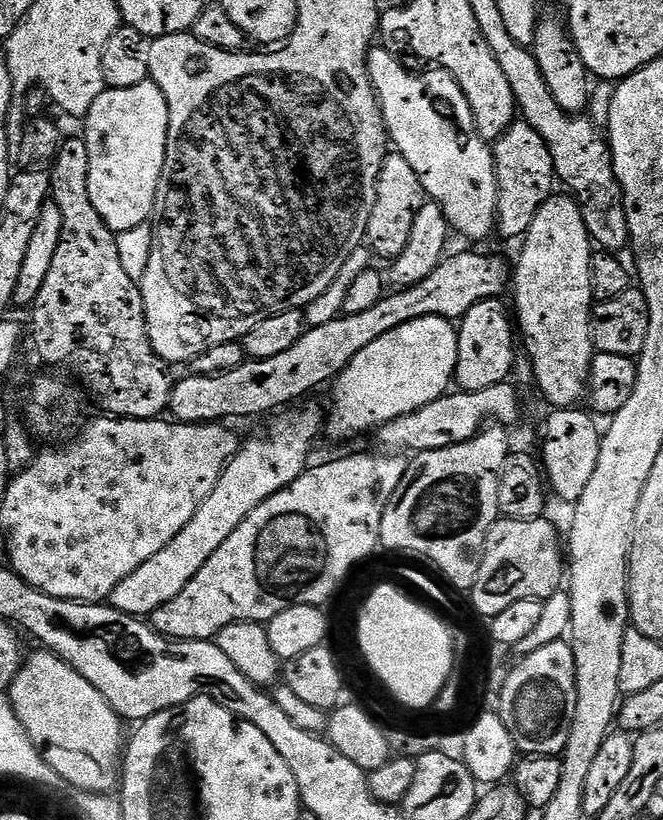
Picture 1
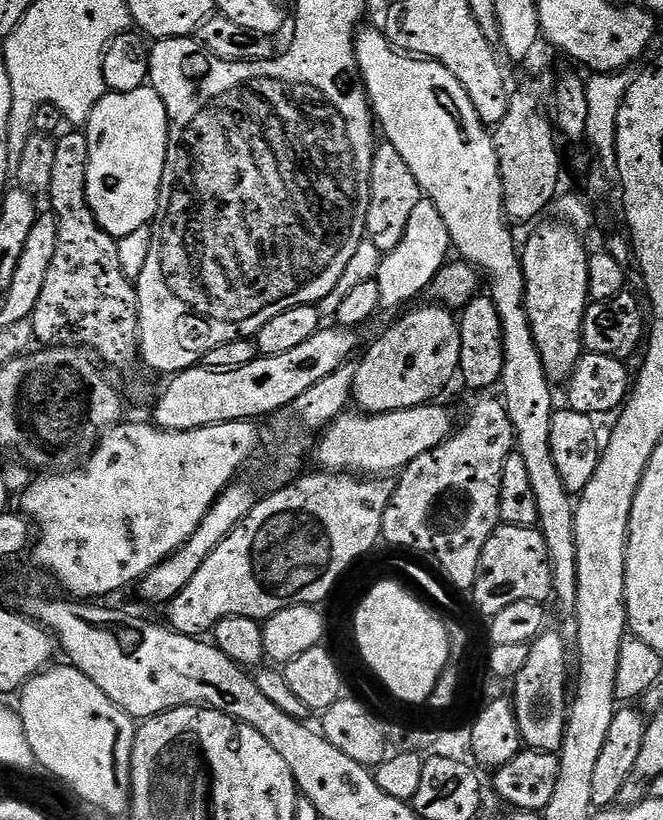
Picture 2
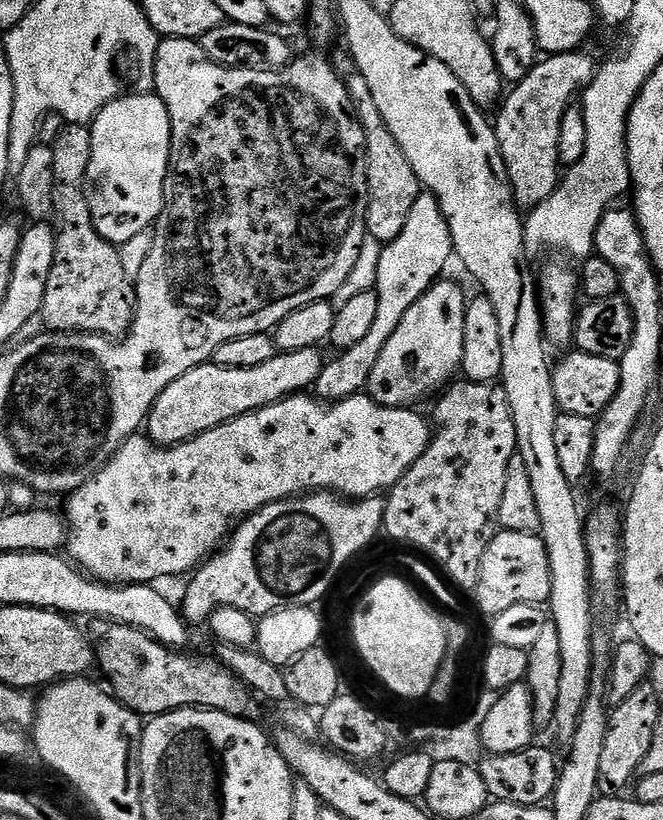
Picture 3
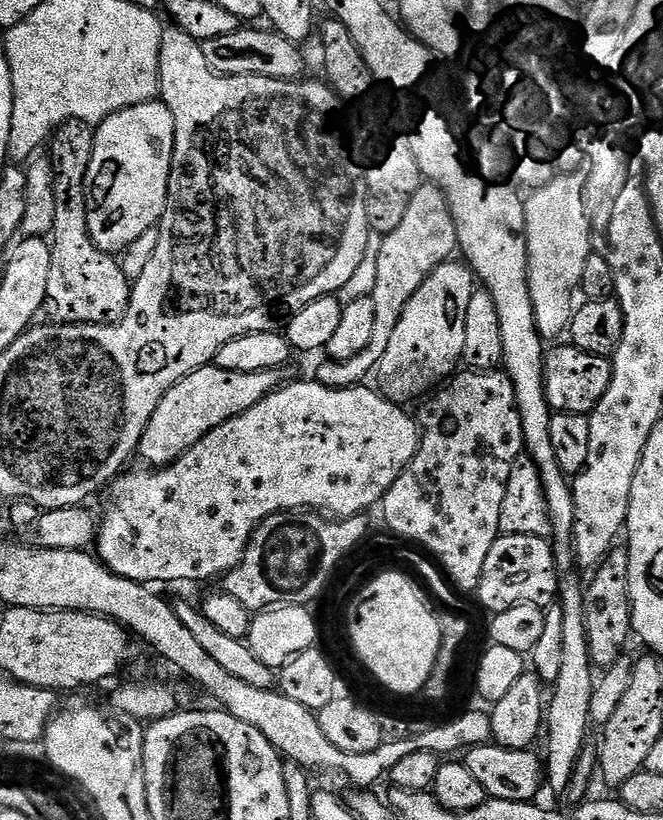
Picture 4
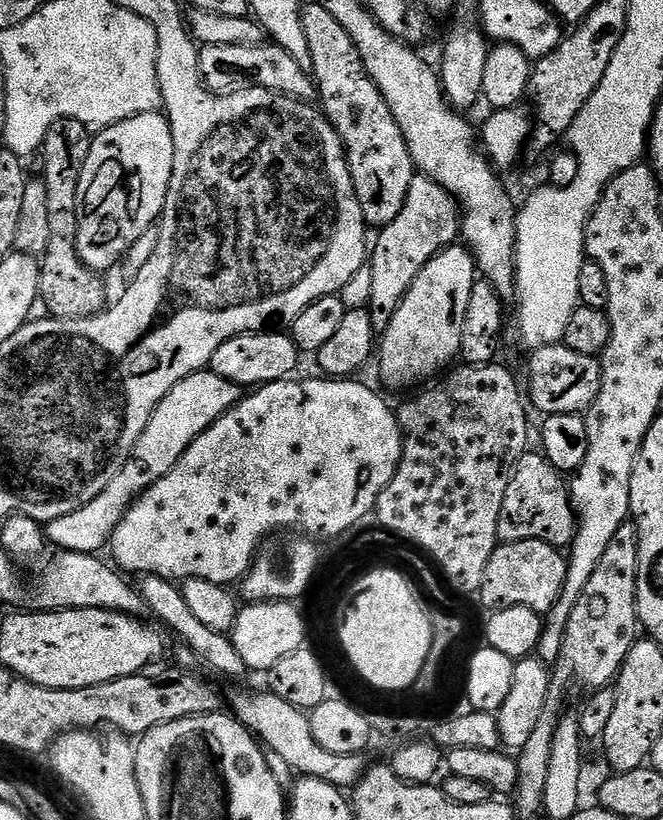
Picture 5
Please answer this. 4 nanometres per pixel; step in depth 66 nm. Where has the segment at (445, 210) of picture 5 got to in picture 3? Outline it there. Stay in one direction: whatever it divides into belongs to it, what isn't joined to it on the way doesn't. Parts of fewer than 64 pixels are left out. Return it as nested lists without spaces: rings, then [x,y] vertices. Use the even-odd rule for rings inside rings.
[[[421,194],[406,218],[402,234],[398,234],[394,242],[385,244],[382,258],[378,258],[378,278],[374,289],[378,298],[378,318],[374,318],[374,327],[366,338],[362,338],[362,342],[358,342],[358,346],[343,349],[333,360],[325,363],[314,385],[319,399],[325,402],[345,400],[361,395],[367,389],[370,370],[374,370],[374,362],[378,362],[382,346],[390,342],[390,334],[398,330],[398,322],[402,322],[406,310],[410,310],[410,306],[414,306],[414,302],[418,302],[418,298],[426,295],[428,289],[445,275],[444,267],[453,256],[448,219],[431,194]]]

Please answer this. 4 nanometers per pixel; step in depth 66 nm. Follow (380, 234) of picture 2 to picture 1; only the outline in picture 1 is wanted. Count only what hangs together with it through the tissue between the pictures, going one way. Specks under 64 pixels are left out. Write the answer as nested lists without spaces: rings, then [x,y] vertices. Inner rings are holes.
[[[390,154],[382,162],[382,170],[376,183],[374,210],[370,210],[370,222],[366,244],[377,257],[391,262],[406,250],[406,242],[410,242],[410,230],[414,226],[414,218],[418,218],[418,210],[426,203],[424,187],[418,182],[418,174],[410,167],[410,162],[399,154]]]

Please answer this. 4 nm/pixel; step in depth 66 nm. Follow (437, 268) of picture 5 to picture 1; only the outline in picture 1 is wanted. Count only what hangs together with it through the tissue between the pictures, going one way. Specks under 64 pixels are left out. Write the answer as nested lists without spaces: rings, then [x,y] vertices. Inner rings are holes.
[[[427,316],[406,322],[406,326],[390,330],[390,334],[382,334],[382,338],[374,338],[366,350],[358,350],[331,385],[332,412],[330,408],[327,435],[344,440],[359,432],[375,433],[383,424],[448,395],[458,362],[457,331],[453,321]]]

